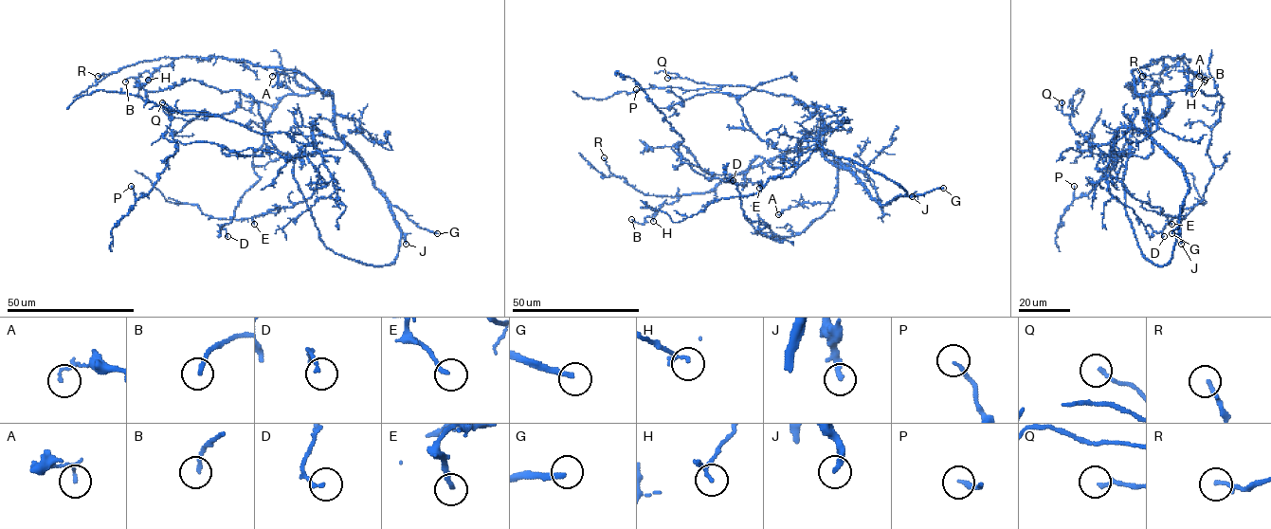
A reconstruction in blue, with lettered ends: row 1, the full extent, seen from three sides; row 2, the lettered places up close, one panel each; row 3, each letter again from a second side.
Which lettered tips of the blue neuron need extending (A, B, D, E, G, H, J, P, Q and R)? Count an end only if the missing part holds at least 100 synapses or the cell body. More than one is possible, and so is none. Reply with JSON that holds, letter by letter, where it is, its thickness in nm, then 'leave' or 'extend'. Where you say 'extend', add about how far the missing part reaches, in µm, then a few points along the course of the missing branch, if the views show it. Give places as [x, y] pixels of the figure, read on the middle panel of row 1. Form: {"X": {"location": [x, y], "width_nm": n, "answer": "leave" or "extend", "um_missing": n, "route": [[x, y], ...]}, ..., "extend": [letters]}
{"A": {"location": [778, 214], "width_nm": 90, "answer": "leave"}, "B": {"location": [631, 219], "width_nm": 170, "answer": "leave"}, "D": {"location": [733, 180], "width_nm": 160, "answer": "leave"}, "E": {"location": [759, 188], "width_nm": 200, "answer": "leave"}, "G": {"location": [943, 188], "width_nm": 240, "answer": "extend", "um_missing": 60}, "H": {"location": [653, 221], "width_nm": 130, "answer": "leave"}, "J": {"location": [912, 196], "width_nm": 170, "answer": "extend", "um_missing": 45, "route": [[912, 196], [919, 195], [928, 203], [939, 203], [944, 197], [935, 214], [944, 212]]}, "P": {"location": [636, 89], "width_nm": 200, "answer": "leave"}, "Q": {"location": [667, 78], "width_nm": 180, "answer": "leave"}, "R": {"location": [604, 157], "width_nm": 180, "answer": "leave"}, "extend": ["G", "J"]}

